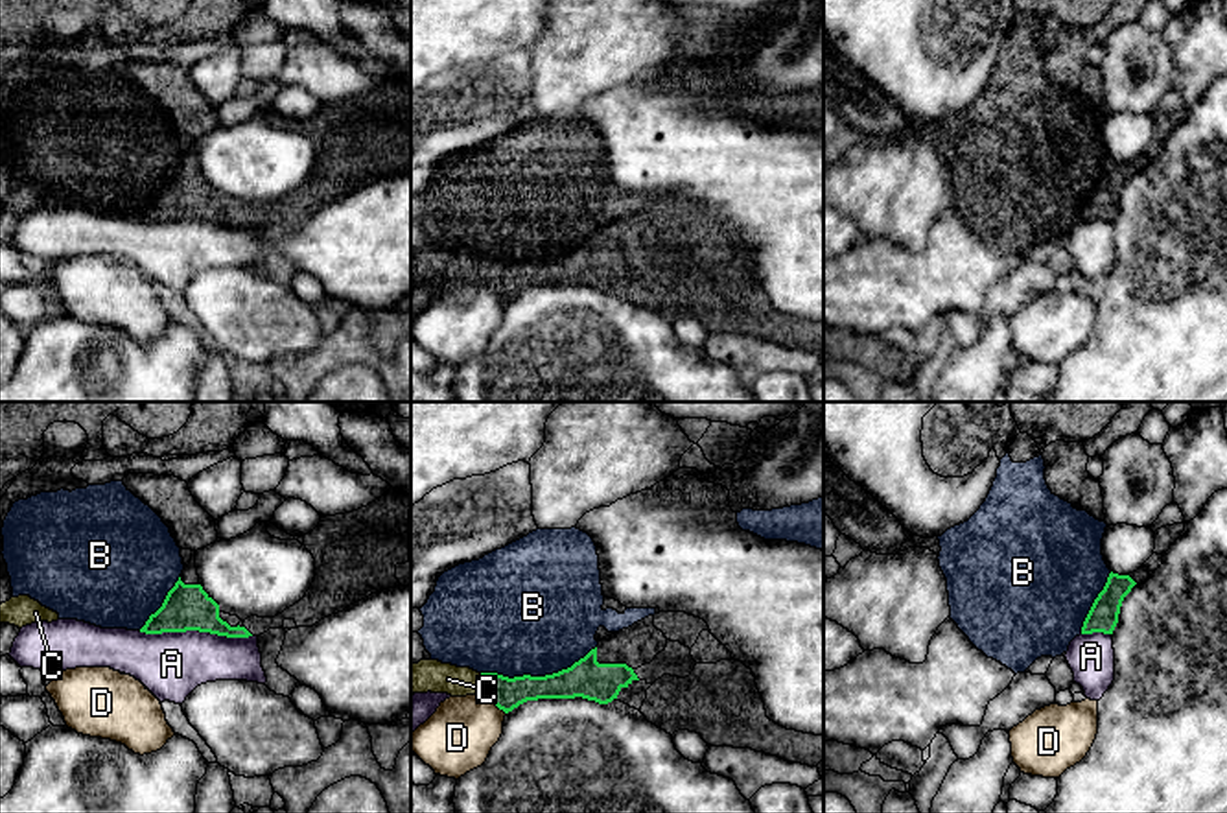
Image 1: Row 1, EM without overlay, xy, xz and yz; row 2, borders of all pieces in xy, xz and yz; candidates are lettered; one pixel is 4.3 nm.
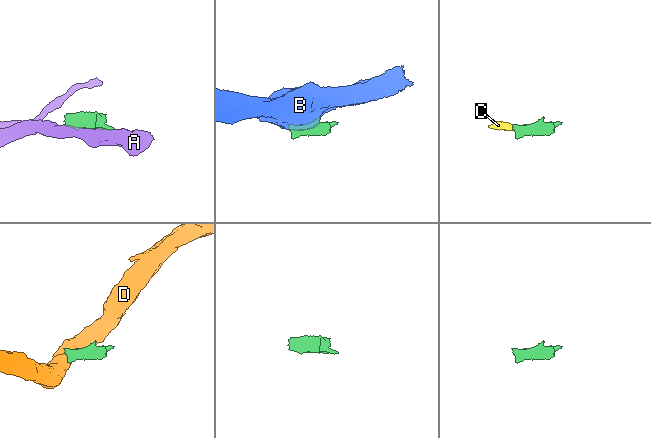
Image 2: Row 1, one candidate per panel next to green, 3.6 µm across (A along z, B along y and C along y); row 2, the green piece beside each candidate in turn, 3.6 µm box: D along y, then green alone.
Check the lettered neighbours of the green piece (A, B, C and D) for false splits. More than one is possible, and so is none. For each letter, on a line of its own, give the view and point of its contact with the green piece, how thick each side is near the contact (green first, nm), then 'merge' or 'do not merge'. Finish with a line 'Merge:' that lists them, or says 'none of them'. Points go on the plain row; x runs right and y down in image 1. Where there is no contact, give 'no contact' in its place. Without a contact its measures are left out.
A: xy (196, 216) | 200/280 nm | do not merge
B: xz (538, 264) | 170/480 nm | do not merge
C: xz (483, 270) | 140/140 nm | merge
D: xz (496, 292) | 140/300 nm | do not merge
Merge: C

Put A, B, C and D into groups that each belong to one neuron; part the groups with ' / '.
A / B / C / D

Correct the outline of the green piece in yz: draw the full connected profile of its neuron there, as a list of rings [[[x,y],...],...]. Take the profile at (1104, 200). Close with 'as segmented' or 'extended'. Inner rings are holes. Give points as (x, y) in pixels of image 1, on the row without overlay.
[[[1109,160],[1104,177],[1094,186],[1081,221],[1104,219],[1113,221],[1124,184],[1137,170],[1129,162]]]; as segmented

